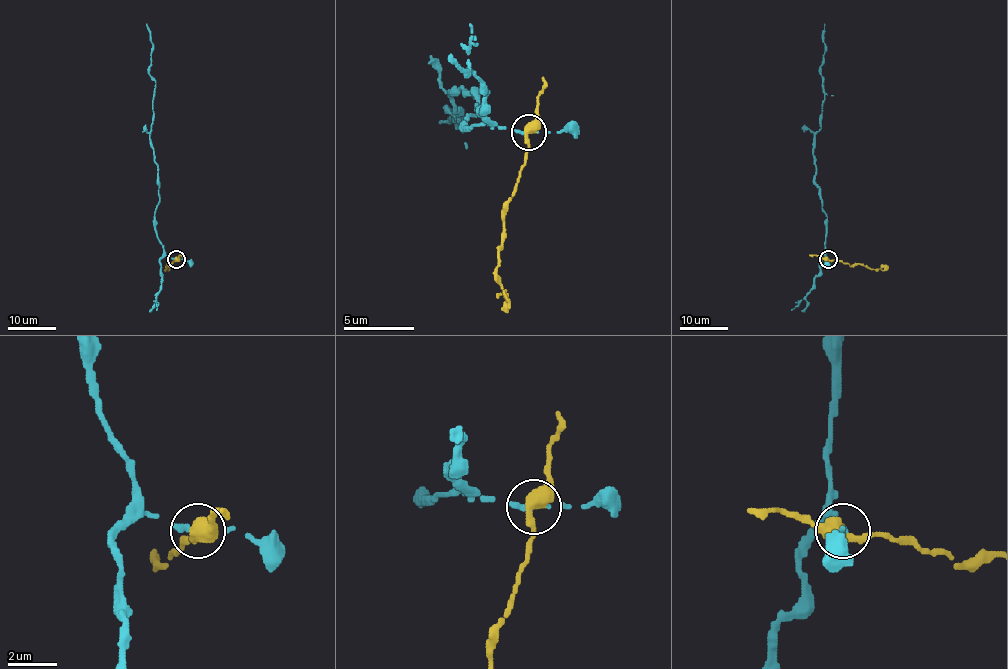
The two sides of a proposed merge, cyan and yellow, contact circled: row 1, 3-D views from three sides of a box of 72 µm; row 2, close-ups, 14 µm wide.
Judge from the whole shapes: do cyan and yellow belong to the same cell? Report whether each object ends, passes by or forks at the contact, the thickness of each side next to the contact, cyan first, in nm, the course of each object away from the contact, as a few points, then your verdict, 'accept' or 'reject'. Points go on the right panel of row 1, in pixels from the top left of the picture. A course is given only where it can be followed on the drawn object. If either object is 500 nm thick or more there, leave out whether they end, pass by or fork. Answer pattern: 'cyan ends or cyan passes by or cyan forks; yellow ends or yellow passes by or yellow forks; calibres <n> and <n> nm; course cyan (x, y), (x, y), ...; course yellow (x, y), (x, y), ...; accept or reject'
cyan ends; yellow passes by; calibres 180 and 440 nm; course cyan (828, 259), (825, 213), (812, 153), (815, 134), (821, 128), (824, 93), (821, 74), (824, 24); course yellow (828, 259), (888, 269); reject

